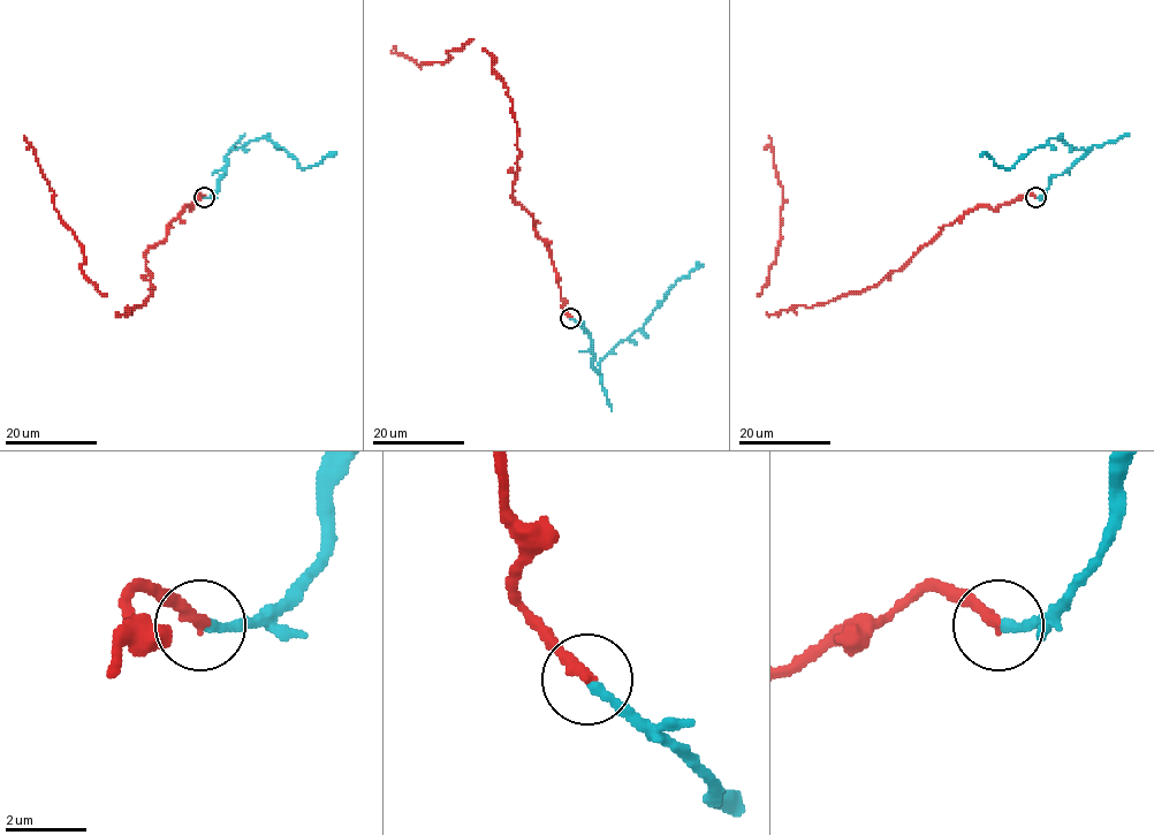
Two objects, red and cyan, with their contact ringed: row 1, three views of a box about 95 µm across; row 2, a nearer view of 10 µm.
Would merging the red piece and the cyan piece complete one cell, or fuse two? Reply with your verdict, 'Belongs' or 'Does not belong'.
Belongs

